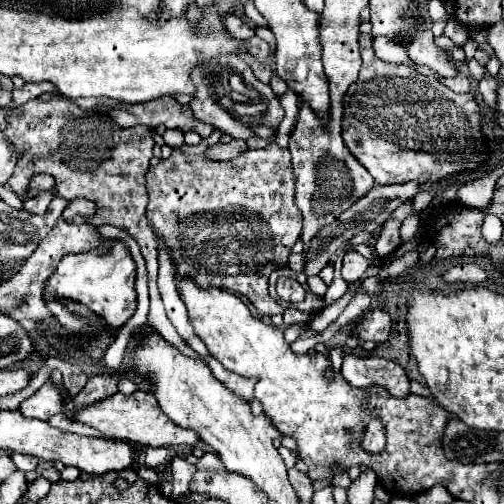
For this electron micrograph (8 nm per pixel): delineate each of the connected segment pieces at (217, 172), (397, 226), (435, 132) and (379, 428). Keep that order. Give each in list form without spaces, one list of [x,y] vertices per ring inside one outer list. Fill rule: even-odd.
[[[271,143],[267,145],[265,149],[247,149],[245,153],[241,153],[239,157],[231,159],[231,161],[211,161],[211,159],[205,159],[205,157],[195,157],[195,155],[187,155],[183,151],[173,151],[169,159],[161,159],[155,167],[149,169],[147,173],[147,191],[149,191],[149,205],[151,205],[151,217],[147,217],[151,221],[151,227],[163,235],[163,239],[167,241],[167,247],[169,247],[169,253],[171,253],[171,259],[175,263],[175,277],[193,277],[201,287],[209,287],[209,285],[215,285],[219,289],[225,289],[225,291],[231,291],[235,295],[243,295],[247,297],[255,309],[267,317],[273,317],[273,315],[283,315],[283,307],[279,303],[275,303],[271,297],[269,297],[269,289],[267,289],[267,281],[269,281],[269,275],[271,271],[275,271],[277,267],[285,265],[287,263],[287,257],[291,253],[291,247],[295,245],[297,237],[301,235],[301,211],[297,209],[295,205],[295,181],[293,181],[293,169],[291,169],[291,155],[287,149],[279,149],[277,143]]]
[[[411,201],[403,203],[401,207],[403,207],[401,213],[393,215],[393,219],[397,219],[397,221],[389,219],[389,221],[381,227],[379,235],[377,235],[377,237],[373,239],[373,243],[371,243],[373,253],[375,253],[375,257],[379,257],[379,259],[391,255],[397,247],[401,247],[401,225],[403,225],[403,219],[409,217],[409,215],[417,215],[417,213],[413,213]]]
[[[359,35],[363,65],[359,79],[347,89],[343,97],[343,141],[357,161],[373,175],[375,183],[405,183],[405,181],[439,181],[463,169],[479,167],[479,153],[487,153],[483,147],[483,133],[479,127],[479,105],[473,93],[453,93],[433,77],[425,77],[425,87],[415,83],[417,69],[403,63],[387,63],[373,51],[373,35]]]
[[[373,417],[373,419],[369,421],[369,425],[367,425],[367,429],[365,429],[365,435],[363,435],[363,441],[361,441],[361,443],[363,443],[361,447],[367,449],[367,451],[373,453],[373,455],[377,455],[379,451],[381,451],[381,453],[385,451],[387,439],[385,439],[385,427],[383,427],[381,419]]]

